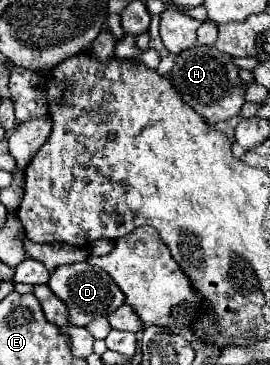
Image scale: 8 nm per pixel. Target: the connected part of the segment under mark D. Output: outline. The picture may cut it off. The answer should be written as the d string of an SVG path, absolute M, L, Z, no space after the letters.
M87 262L65 264L55 268L51 272L49 288L53 290L55 296L59 296L67 304L71 324L75 326L87 326L99 316L109 316L113 310L117 310L123 304L123 292L119 292L119 286L111 280L111 276L107 276L107 272Z

